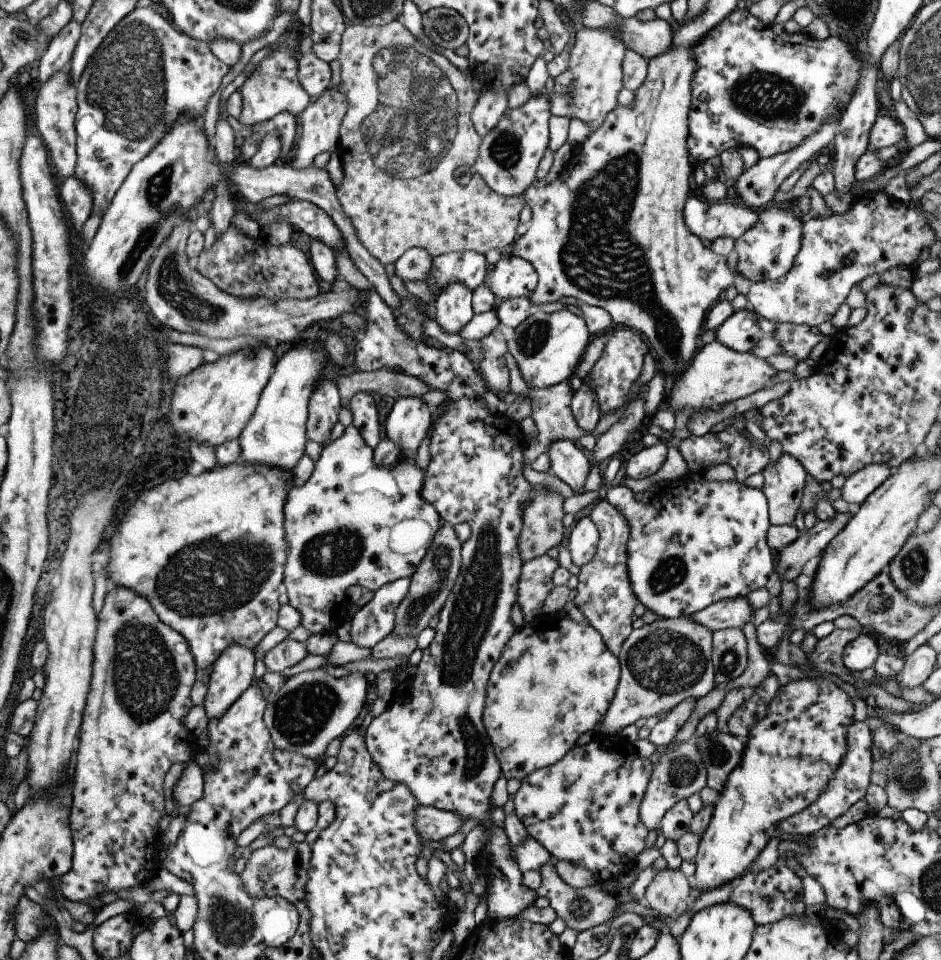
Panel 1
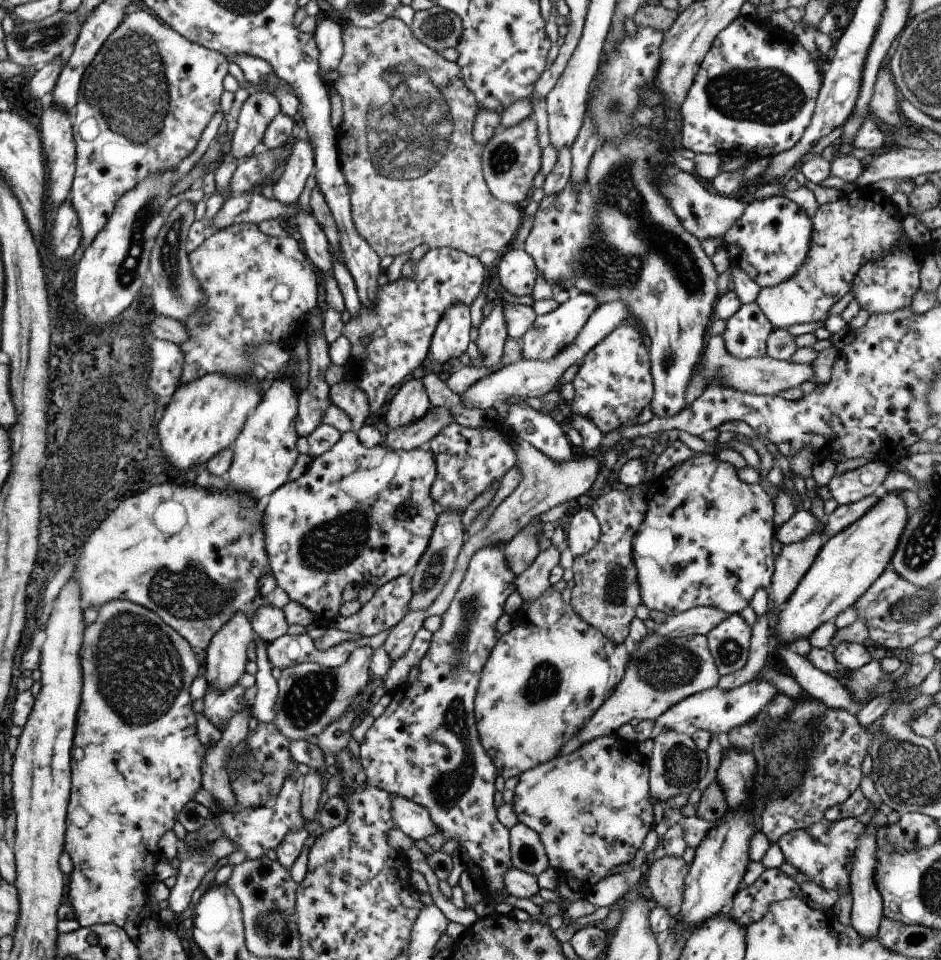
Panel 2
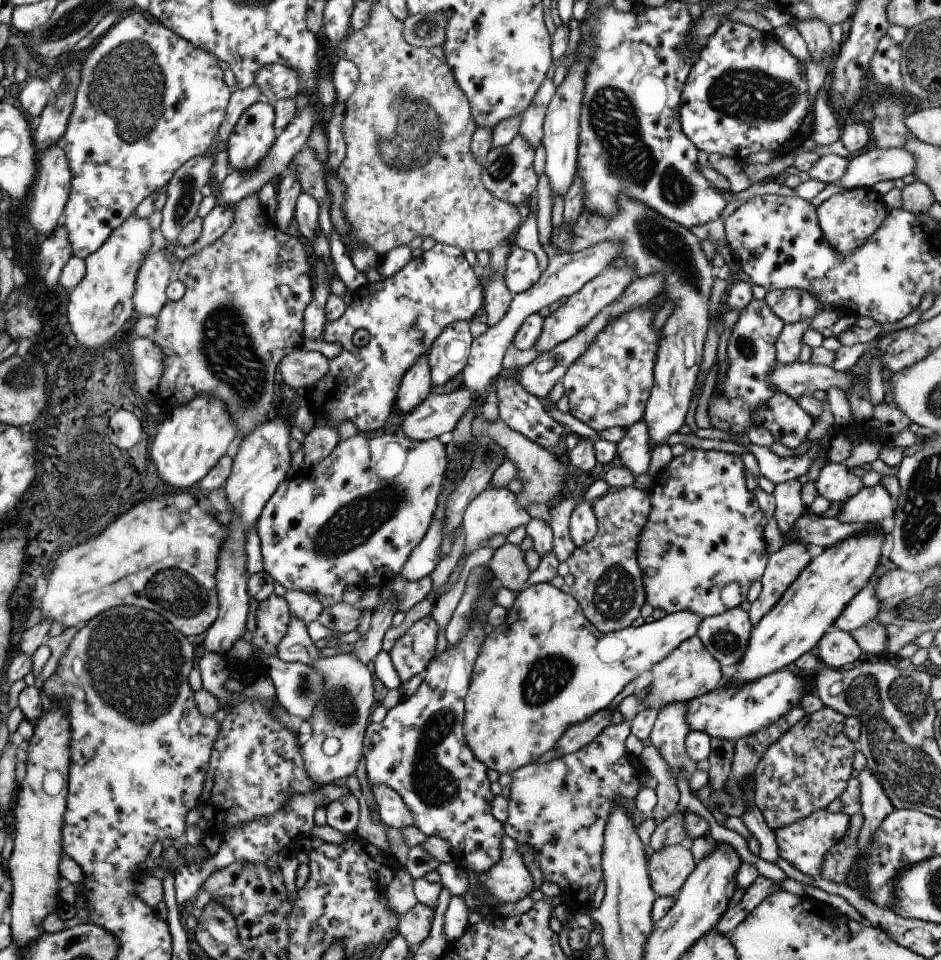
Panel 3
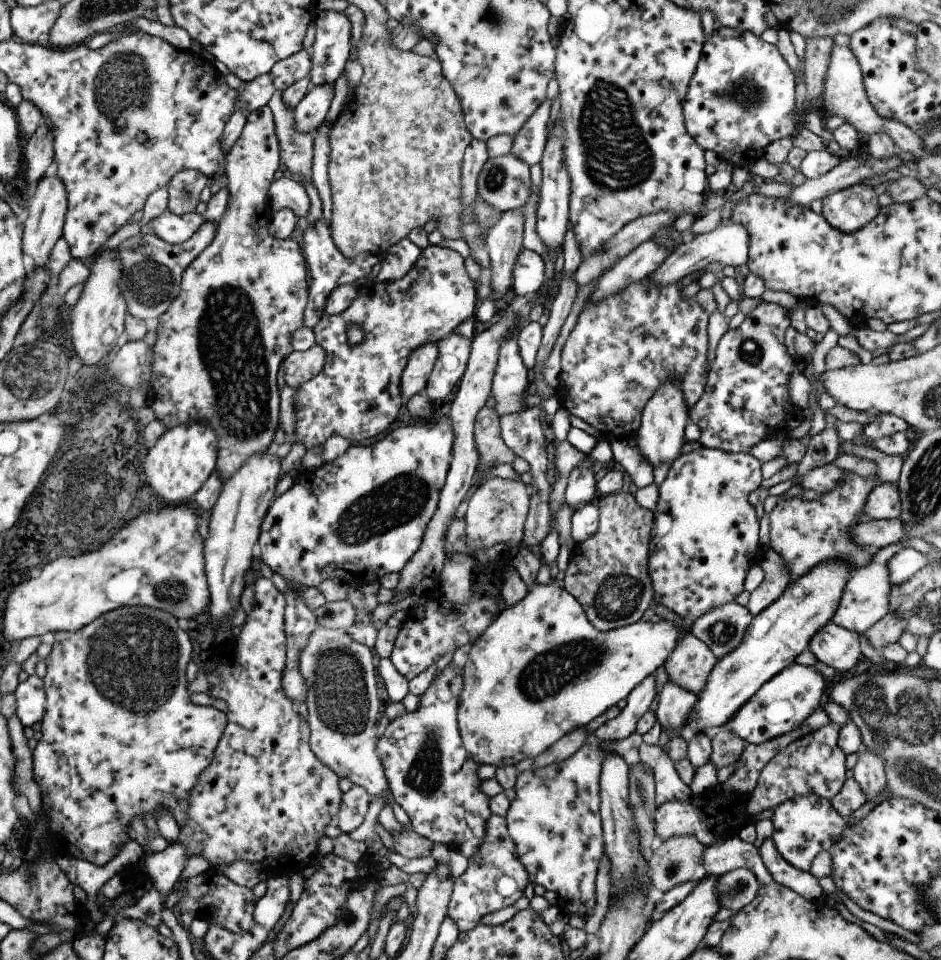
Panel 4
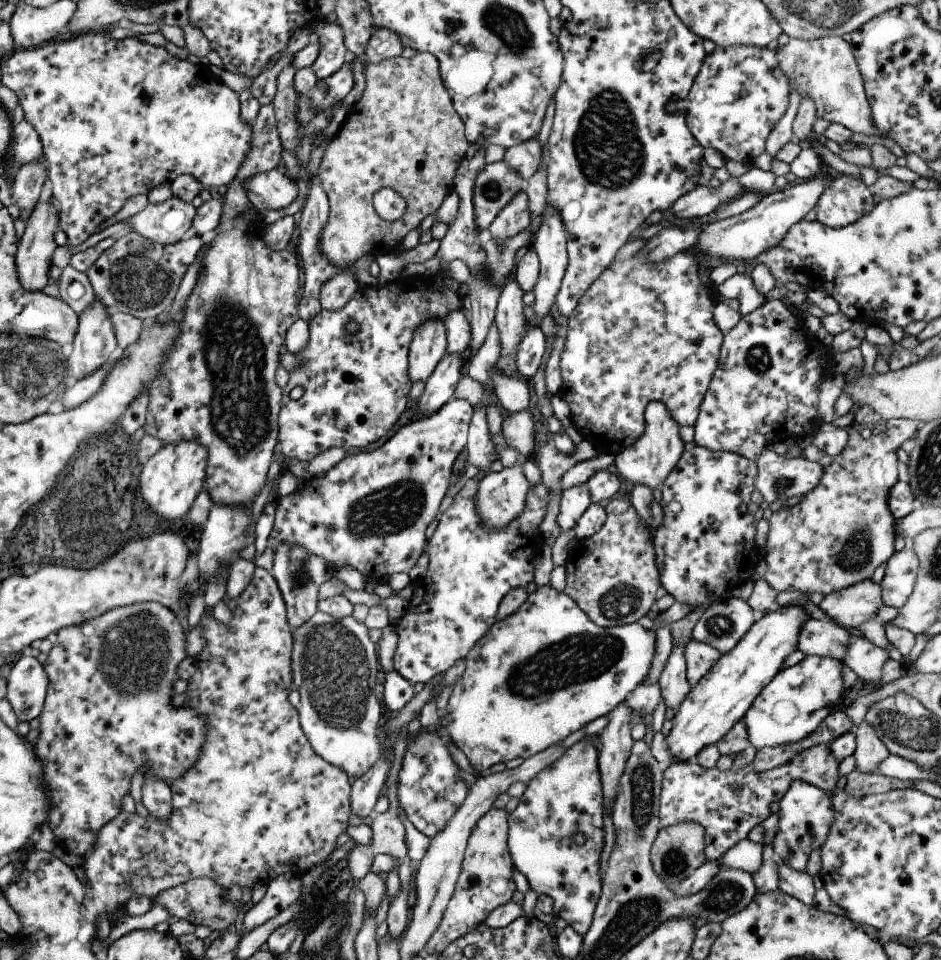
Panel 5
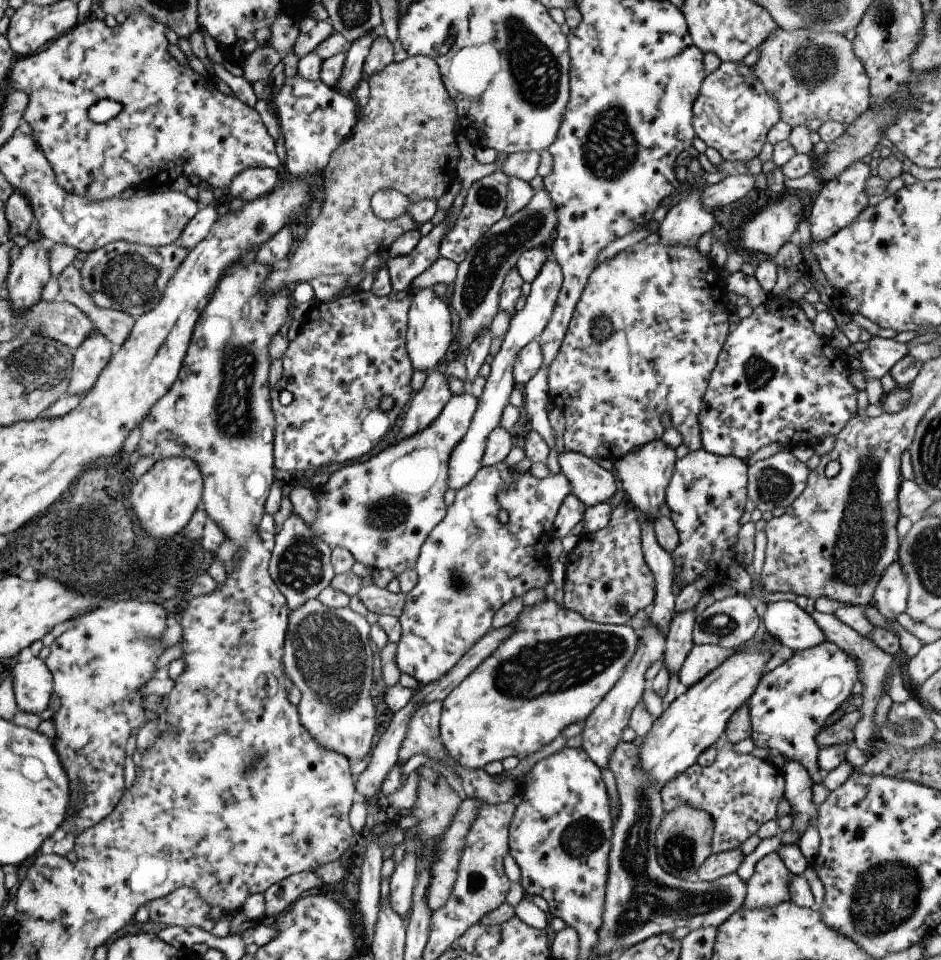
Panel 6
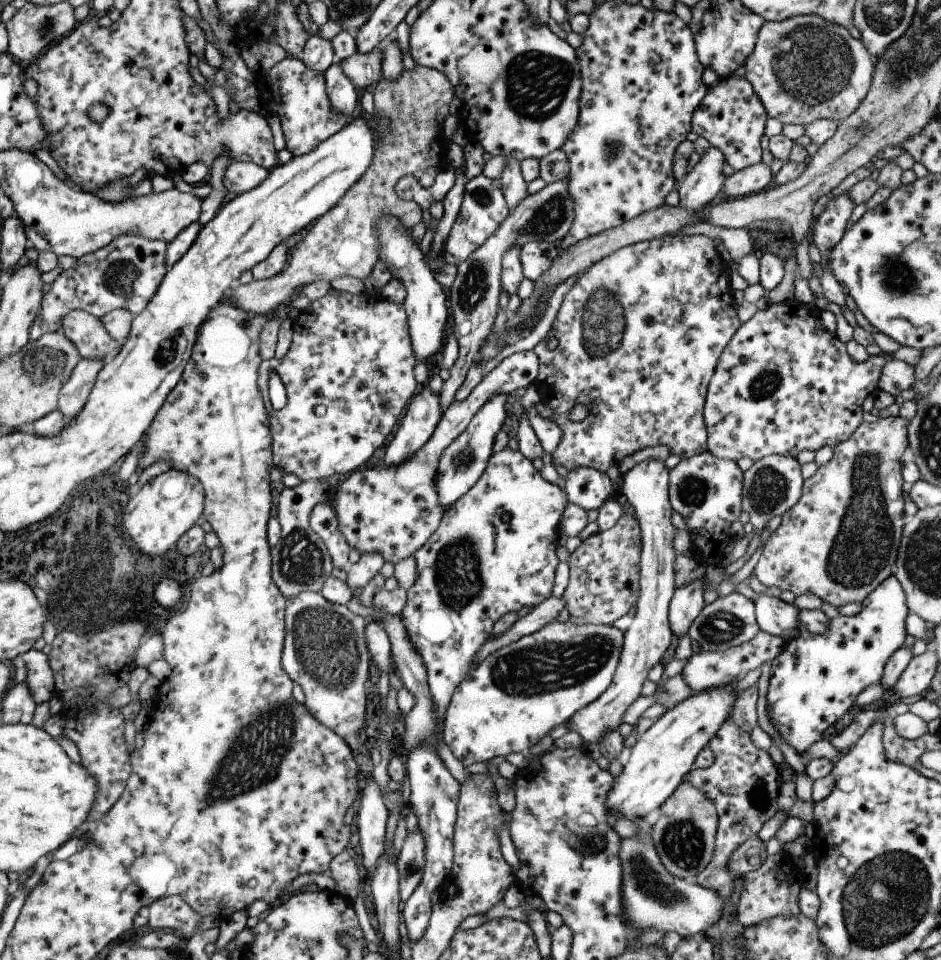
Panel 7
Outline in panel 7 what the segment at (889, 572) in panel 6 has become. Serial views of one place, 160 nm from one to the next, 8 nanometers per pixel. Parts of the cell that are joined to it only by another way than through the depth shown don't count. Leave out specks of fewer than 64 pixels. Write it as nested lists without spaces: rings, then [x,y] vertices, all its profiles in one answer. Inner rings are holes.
[[[893,574],[889,575],[885,580],[882,580],[861,602],[861,608],[859,612],[855,616],[848,617],[845,615],[839,614],[839,616],[830,619],[828,622],[827,632],[816,635],[811,634],[808,630],[801,627],[799,628],[799,634],[791,640],[791,642],[787,642],[787,644],[783,647],[783,650],[772,660],[770,661],[770,669],[769,669],[769,678],[767,682],[767,690],[765,694],[766,700],[766,711],[770,713],[770,720],[775,732],[779,734],[779,738],[785,742],[785,744],[789,744],[797,754],[799,754],[803,763],[807,763],[807,760],[803,760],[804,752],[814,743],[822,738],[822,733],[829,726],[833,724],[837,718],[841,718],[845,712],[849,709],[852,700],[861,692],[863,688],[869,686],[869,684],[877,684],[879,679],[882,677],[883,667],[886,664],[886,660],[901,646],[909,643],[907,638],[906,630],[904,627],[904,620],[908,614],[908,610],[906,607],[906,598],[902,589],[902,586],[899,584],[899,581],[893,576]]]

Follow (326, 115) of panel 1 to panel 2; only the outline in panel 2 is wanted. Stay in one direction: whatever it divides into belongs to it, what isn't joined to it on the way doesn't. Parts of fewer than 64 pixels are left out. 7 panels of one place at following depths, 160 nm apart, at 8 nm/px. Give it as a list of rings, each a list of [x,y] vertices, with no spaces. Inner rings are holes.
[[[307,138],[294,139],[291,154],[283,164],[283,172],[274,183],[273,199],[285,206],[298,202],[305,181],[313,168],[313,150]]]

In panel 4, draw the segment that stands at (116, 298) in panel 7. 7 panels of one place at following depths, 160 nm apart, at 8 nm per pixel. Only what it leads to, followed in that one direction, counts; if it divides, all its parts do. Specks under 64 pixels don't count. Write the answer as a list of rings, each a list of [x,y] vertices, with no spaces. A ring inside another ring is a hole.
[[[204,221],[186,242],[169,246],[153,234],[140,232],[121,242],[115,252],[121,264],[119,292],[125,300],[126,313],[142,321],[146,318],[158,319],[164,314],[179,294],[183,272],[211,242],[215,226],[215,223]]]

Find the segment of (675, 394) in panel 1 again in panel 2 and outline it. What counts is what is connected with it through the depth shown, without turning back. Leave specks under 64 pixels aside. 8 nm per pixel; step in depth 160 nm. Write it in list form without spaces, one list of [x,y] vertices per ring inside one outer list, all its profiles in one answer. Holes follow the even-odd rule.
[[[720,335],[708,336],[705,342],[697,367],[707,383],[711,382],[713,378],[719,378],[723,386],[727,386],[732,390],[755,395],[774,396],[789,388],[799,388],[803,382],[814,382],[814,373],[809,365],[779,361],[766,355],[763,358],[737,360],[737,358],[733,358],[731,354],[727,353],[723,338]]]

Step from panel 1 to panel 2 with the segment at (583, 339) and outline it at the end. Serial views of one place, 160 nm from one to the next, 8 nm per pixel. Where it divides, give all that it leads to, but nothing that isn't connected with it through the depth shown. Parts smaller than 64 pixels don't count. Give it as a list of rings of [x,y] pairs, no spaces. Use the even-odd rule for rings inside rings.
[[[569,288],[569,299],[559,304],[555,310],[542,316],[537,316],[535,322],[527,328],[527,332],[521,336],[519,342],[521,346],[521,359],[524,360],[549,360],[557,352],[561,352],[571,340],[579,334],[583,324],[587,321],[590,314],[599,306],[599,302],[585,292],[579,292],[575,288]]]

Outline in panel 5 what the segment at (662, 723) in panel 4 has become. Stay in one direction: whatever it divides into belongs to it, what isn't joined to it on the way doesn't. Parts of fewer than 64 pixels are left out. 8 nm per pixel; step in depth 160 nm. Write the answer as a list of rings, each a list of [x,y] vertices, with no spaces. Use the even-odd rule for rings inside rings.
[[[672,647],[658,676],[657,688],[658,700],[663,700],[664,706],[671,708],[674,714],[691,687],[686,681],[685,669],[683,647]]]

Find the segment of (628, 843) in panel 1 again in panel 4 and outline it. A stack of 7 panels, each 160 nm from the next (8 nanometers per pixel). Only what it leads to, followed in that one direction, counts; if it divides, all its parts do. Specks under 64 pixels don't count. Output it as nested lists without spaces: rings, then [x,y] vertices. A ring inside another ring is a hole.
[[[647,676],[626,697],[627,703],[613,720],[606,720],[597,730],[588,734],[583,746],[562,762],[549,764],[544,768],[530,769],[517,774],[515,780],[515,799],[509,804],[504,818],[509,838],[515,846],[515,856],[519,858],[521,866],[527,872],[528,883],[534,887],[541,886],[544,891],[559,894],[563,900],[567,898],[567,912],[577,912],[576,916],[586,919],[592,914],[595,906],[594,881],[597,874],[597,864],[603,856],[602,829],[599,816],[599,786],[598,779],[601,762],[605,752],[599,748],[606,739],[625,739],[636,731],[639,718],[649,710],[649,705],[657,695],[655,676]]]

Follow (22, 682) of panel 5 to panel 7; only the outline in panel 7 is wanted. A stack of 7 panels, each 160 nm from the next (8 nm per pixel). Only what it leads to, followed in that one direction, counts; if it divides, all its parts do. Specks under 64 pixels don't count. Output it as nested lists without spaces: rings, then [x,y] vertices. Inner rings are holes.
[[[31,648],[22,653],[21,657],[26,668],[24,681],[32,701],[36,705],[48,701],[53,694],[53,677],[48,665],[48,656]]]

